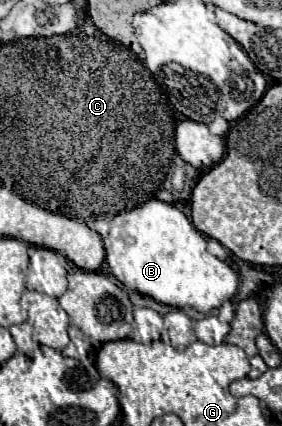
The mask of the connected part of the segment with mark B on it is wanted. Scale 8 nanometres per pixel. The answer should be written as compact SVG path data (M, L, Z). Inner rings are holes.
M149 200L125 214L117 214L103 242L111 274L125 288L151 296L161 304L175 308L189 306L201 314L209 314L237 292L239 278L223 262L229 258L228 250L215 239L210 238L207 243L207 236L181 210L161 200Z

